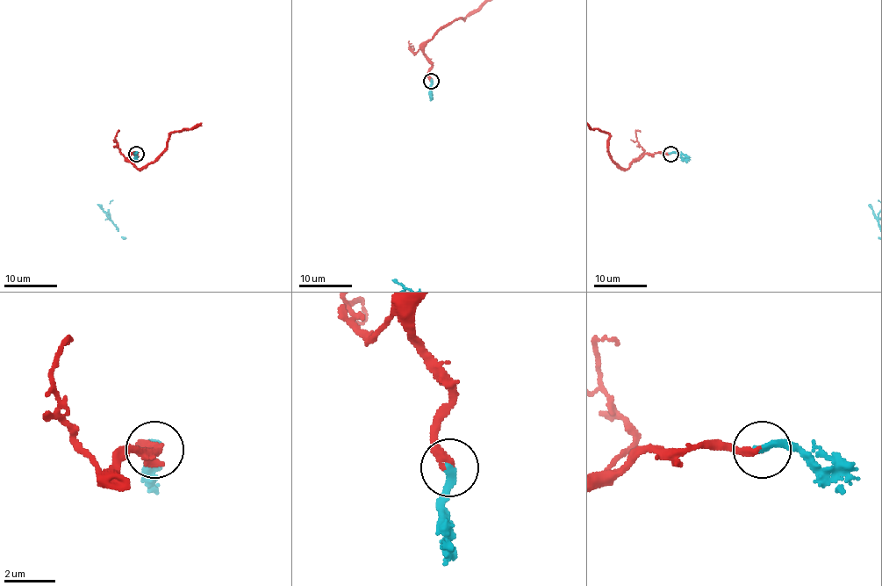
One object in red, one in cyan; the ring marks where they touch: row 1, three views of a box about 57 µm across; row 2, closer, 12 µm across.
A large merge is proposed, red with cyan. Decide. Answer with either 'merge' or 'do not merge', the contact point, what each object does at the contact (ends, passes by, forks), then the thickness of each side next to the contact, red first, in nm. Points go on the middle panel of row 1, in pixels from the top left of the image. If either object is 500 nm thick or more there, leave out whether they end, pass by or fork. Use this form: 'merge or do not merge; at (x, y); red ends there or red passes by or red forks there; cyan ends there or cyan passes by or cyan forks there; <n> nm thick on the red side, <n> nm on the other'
merge; at (431, 81); red ends there; cyan ends there; 320 nm thick on the red side, 320 nm on the other

